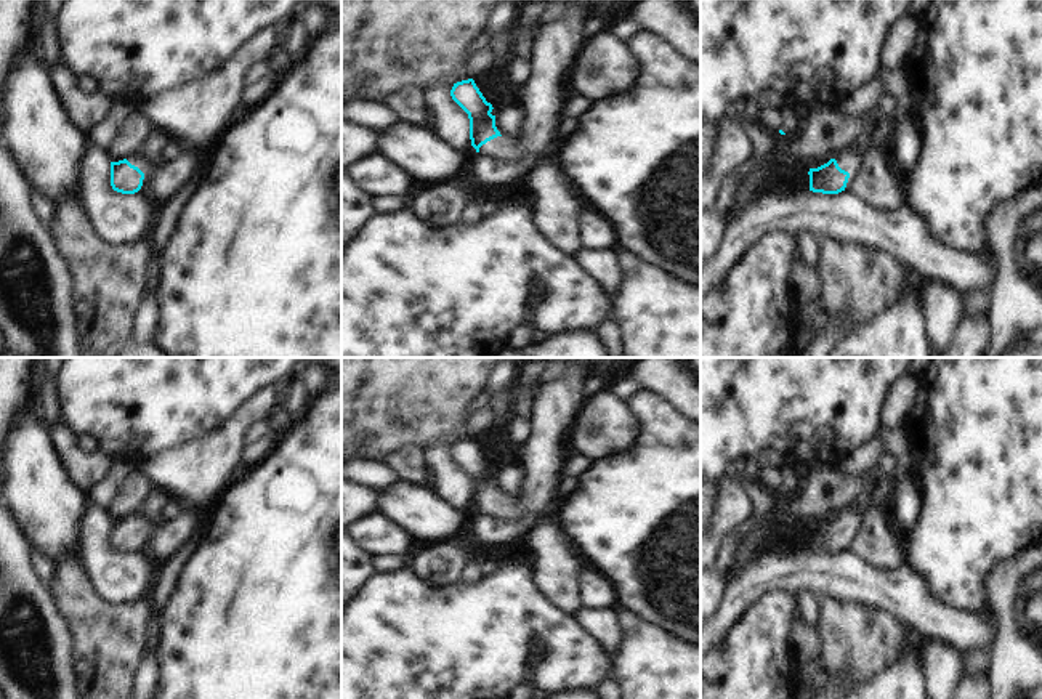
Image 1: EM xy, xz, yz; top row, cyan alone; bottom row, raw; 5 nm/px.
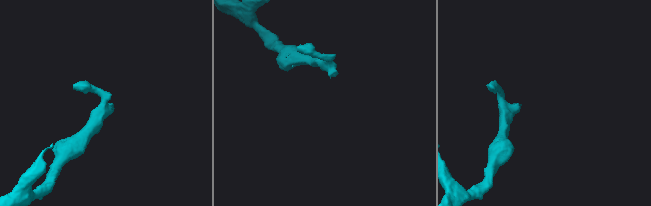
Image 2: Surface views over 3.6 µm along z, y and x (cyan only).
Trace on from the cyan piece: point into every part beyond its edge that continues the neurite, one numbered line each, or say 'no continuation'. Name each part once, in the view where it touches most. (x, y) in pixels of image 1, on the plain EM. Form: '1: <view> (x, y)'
1: xz (505, 509)

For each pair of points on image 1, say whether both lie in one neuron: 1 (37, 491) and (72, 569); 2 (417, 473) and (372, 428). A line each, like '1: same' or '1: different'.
1: different
2: different

